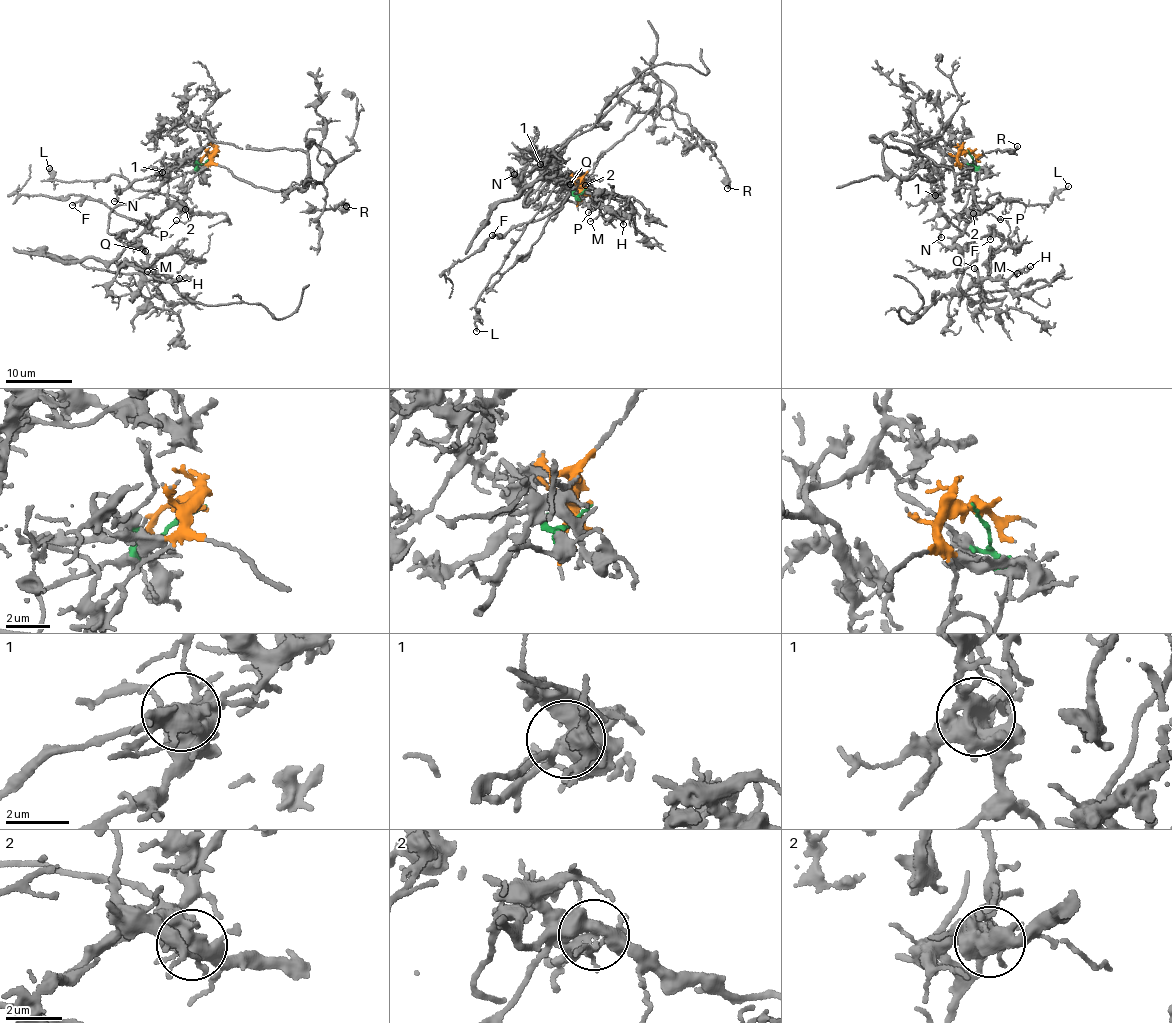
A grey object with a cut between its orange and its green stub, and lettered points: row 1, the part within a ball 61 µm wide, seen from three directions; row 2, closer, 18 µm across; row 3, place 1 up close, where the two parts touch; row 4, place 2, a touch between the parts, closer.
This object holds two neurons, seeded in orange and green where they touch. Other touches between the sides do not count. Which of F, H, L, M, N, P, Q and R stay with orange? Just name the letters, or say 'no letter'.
N, R

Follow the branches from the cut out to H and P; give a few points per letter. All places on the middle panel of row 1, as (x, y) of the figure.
H: (585, 190), (575, 201), (562, 201), (566, 183), (547, 176), (578, 181), (606, 219), (622, 224)
P: (585, 190), (575, 201), (562, 201), (558, 196), (563, 182), (568, 188), (589, 186), (597, 202), (588, 212)

